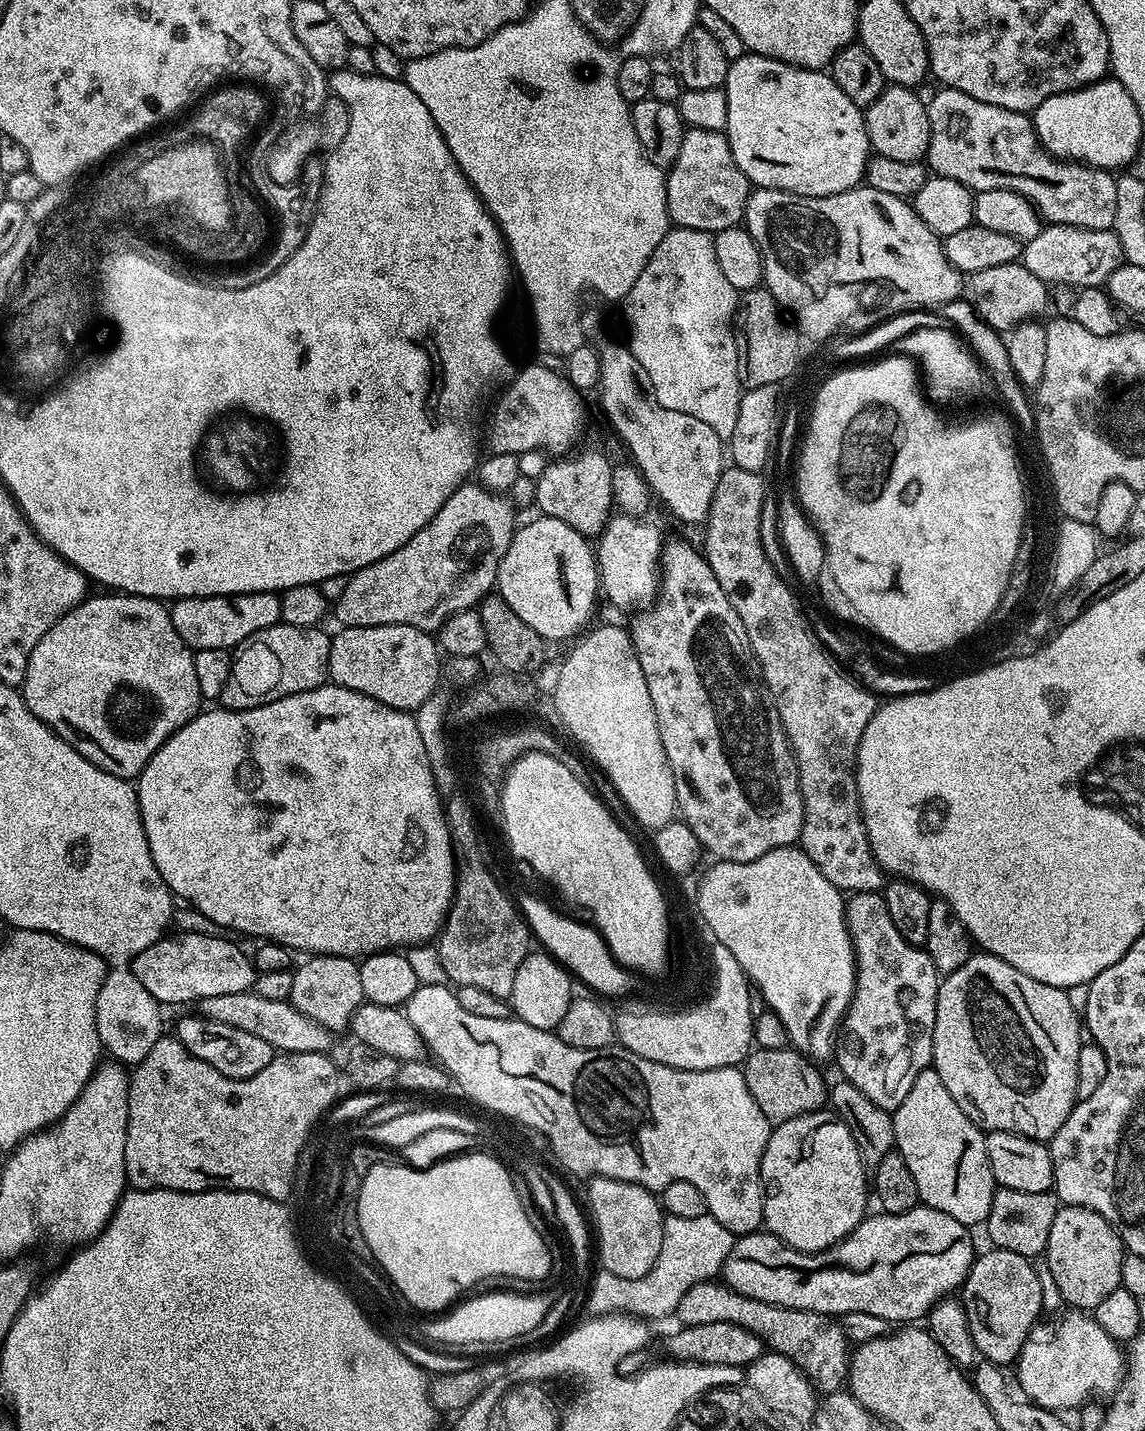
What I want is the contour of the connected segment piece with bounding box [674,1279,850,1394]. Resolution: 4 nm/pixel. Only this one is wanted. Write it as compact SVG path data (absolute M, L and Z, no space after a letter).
M715 1279L704 1280L691 1286L690 1290L683 1294L674 1316L675 1319L680 1319L681 1325L690 1328L702 1326L706 1322L734 1322L734 1326L742 1326L758 1334L758 1338L764 1341L771 1351L795 1362L821 1393L838 1392L845 1387L848 1379L850 1341L847 1331L833 1317L797 1308L774 1306L770 1302L758 1302L758 1298L746 1298Z

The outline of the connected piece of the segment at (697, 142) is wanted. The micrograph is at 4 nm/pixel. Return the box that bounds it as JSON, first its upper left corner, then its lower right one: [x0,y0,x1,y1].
[666,128,750,234]

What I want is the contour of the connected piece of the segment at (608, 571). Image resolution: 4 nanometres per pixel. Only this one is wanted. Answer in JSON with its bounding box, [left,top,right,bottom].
[595,514,660,609]

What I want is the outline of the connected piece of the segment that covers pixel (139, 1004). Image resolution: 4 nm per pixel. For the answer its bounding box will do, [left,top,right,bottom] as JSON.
[95,967,164,1066]

